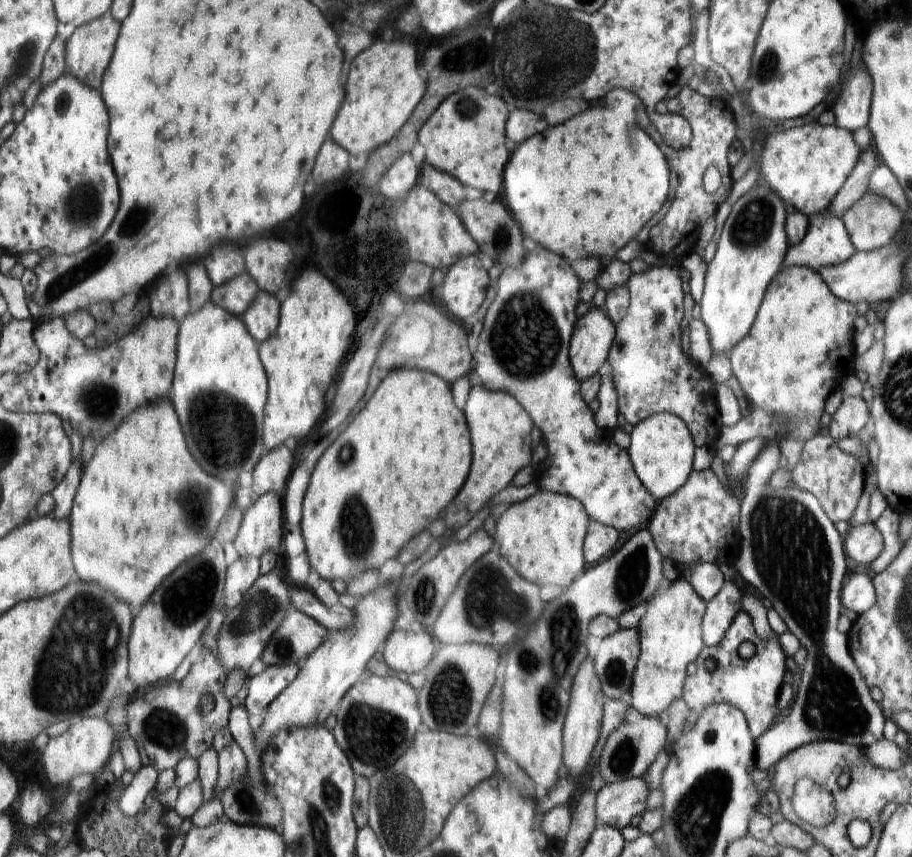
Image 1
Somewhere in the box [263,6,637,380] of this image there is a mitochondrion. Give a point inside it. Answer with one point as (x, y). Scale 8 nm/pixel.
(554, 55)

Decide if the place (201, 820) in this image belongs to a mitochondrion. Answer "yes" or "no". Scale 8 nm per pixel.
no

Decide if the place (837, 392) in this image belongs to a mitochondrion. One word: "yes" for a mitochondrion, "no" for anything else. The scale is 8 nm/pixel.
no

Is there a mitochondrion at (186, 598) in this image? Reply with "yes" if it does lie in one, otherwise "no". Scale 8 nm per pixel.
yes

